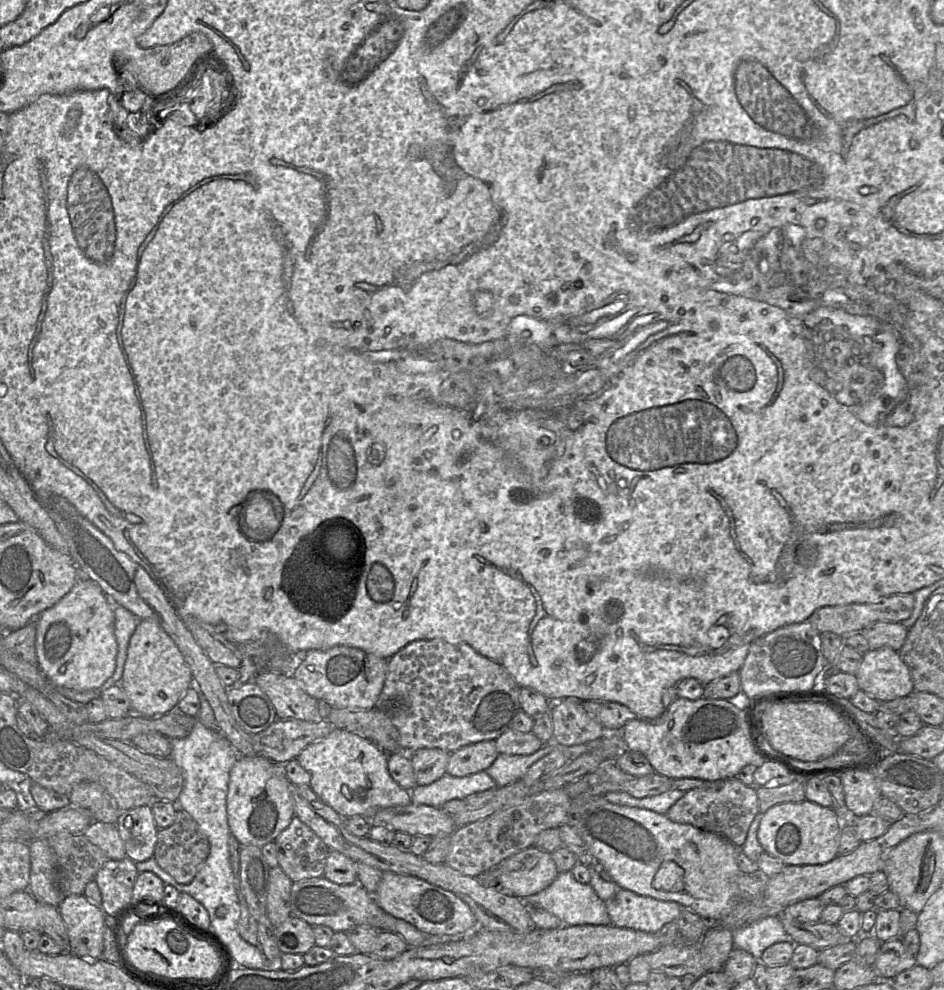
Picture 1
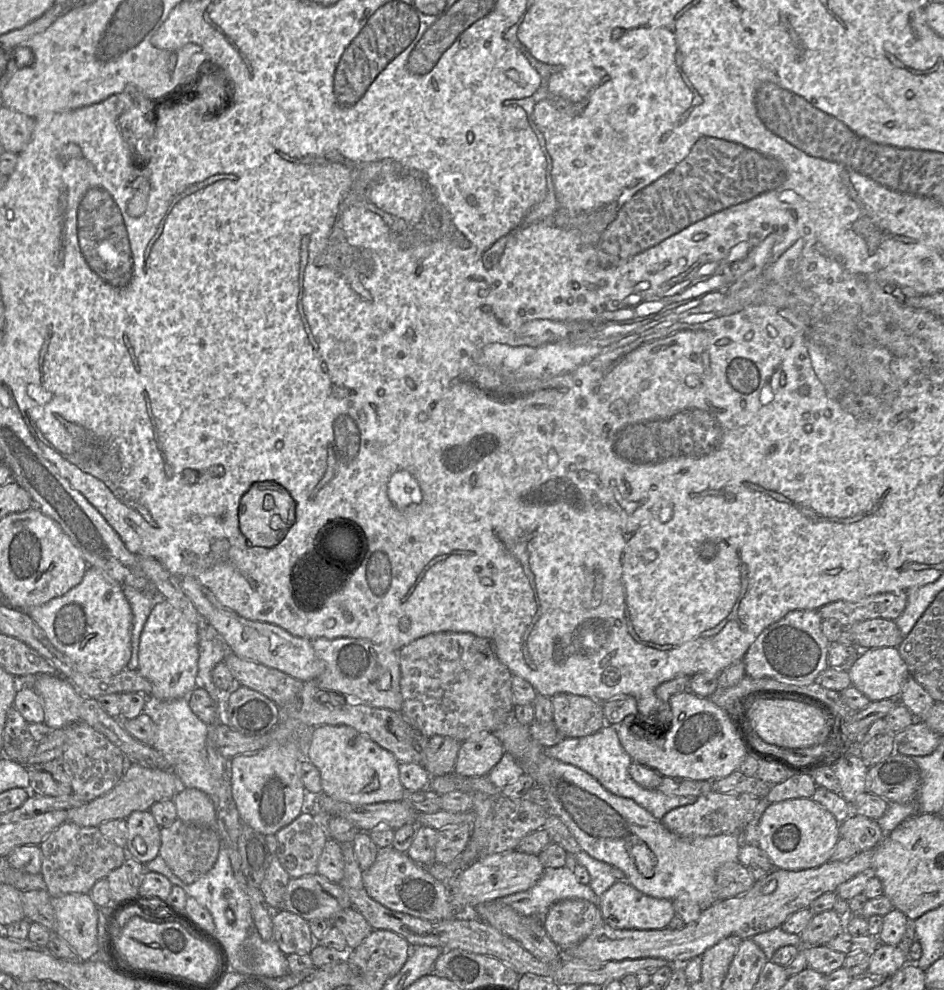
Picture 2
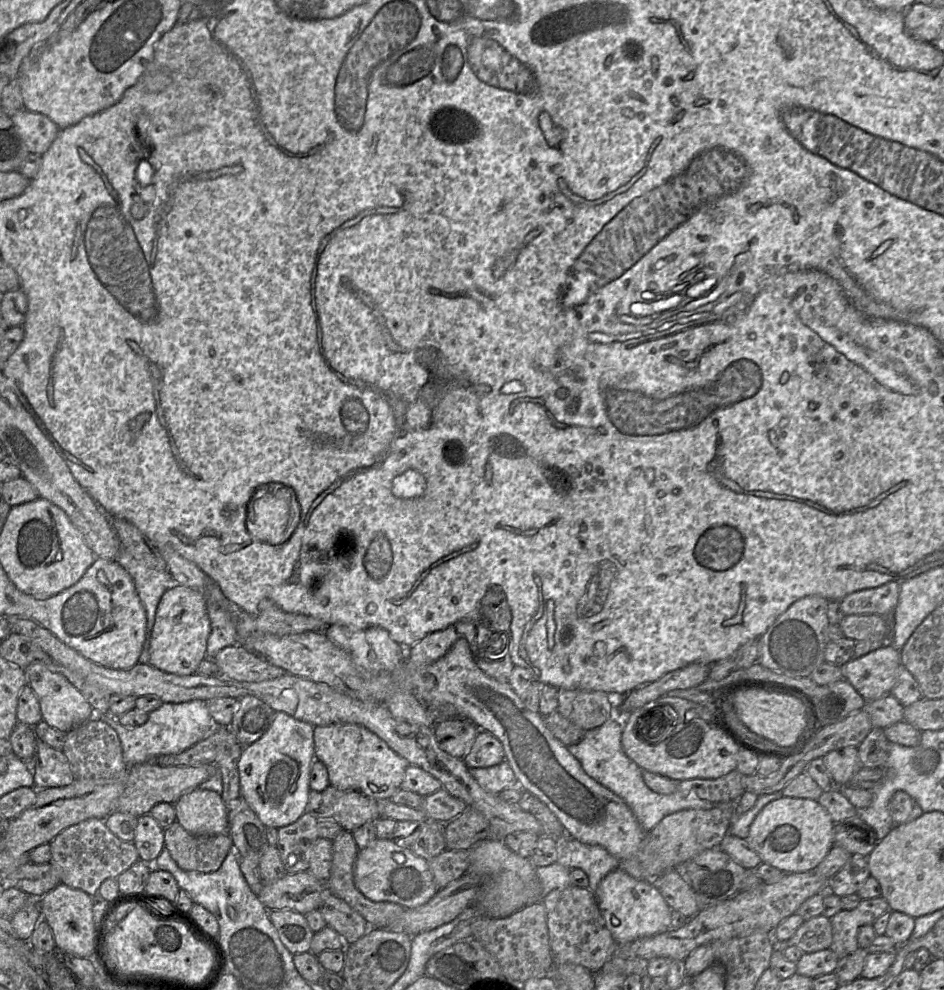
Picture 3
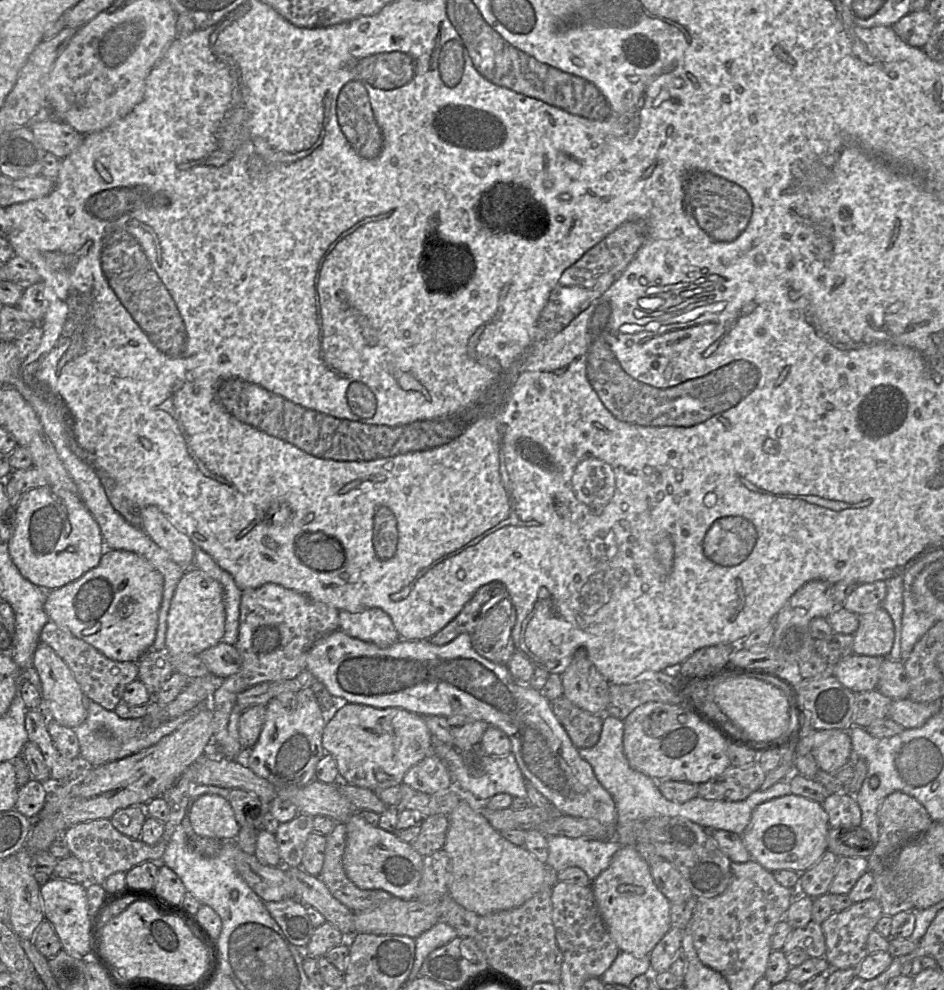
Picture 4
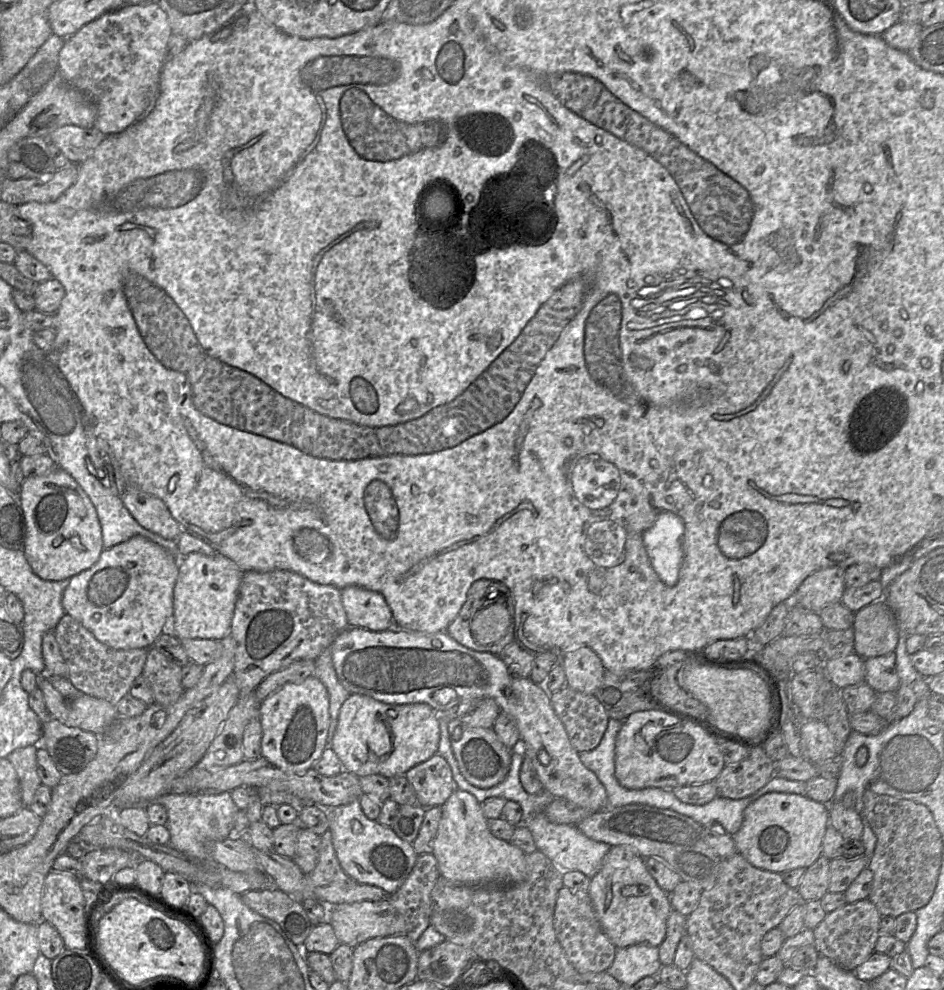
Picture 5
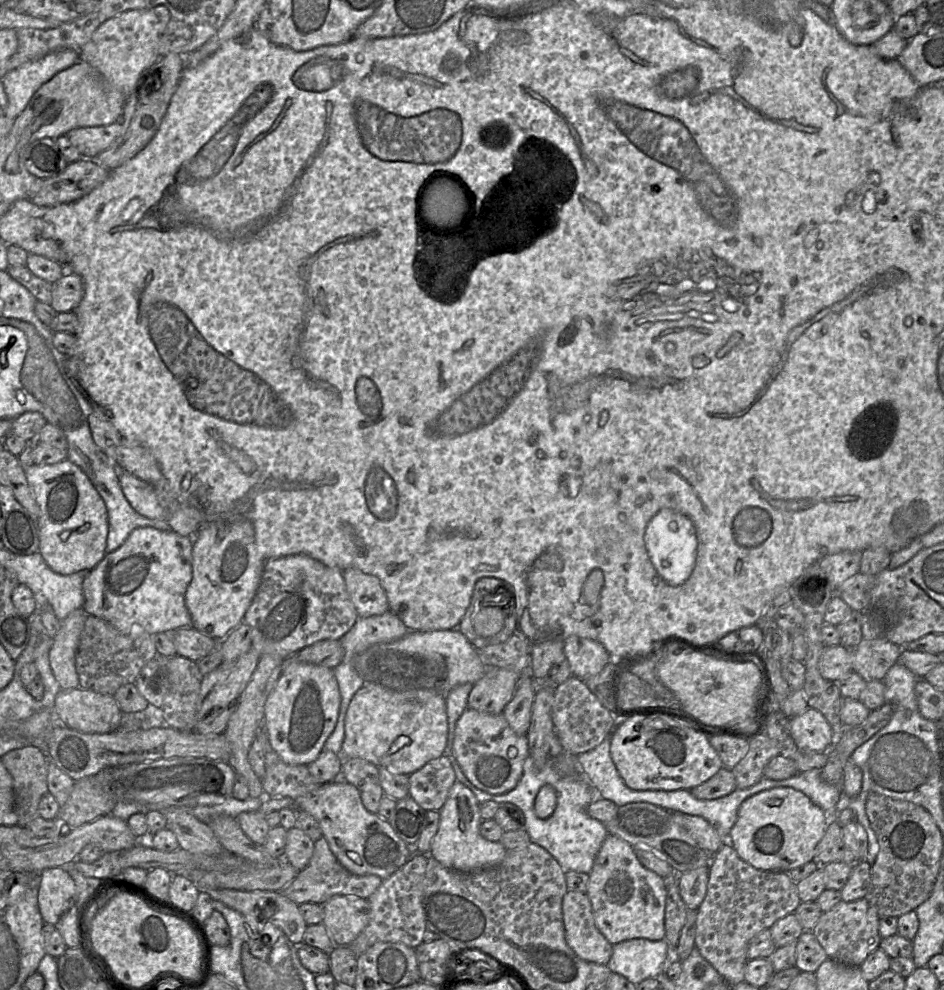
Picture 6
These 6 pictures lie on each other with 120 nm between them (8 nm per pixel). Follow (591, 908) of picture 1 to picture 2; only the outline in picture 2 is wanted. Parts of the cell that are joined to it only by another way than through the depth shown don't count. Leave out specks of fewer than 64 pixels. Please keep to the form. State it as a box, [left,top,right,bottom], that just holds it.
[494,863,599,917]

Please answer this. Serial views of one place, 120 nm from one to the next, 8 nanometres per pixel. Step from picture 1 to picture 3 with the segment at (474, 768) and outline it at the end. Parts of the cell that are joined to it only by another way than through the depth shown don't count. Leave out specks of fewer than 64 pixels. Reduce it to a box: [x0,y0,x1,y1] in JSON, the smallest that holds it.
[463,729,505,768]

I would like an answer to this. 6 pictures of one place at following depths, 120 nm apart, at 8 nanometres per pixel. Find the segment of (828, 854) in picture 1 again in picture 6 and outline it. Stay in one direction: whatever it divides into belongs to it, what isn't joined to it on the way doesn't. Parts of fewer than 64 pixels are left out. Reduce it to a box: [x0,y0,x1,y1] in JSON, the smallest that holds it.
[728,787,826,872]

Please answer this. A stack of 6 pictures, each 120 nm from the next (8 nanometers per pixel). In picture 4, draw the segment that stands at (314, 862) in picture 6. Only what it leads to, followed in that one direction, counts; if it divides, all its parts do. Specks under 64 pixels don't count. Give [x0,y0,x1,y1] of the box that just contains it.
[319,823,392,912]

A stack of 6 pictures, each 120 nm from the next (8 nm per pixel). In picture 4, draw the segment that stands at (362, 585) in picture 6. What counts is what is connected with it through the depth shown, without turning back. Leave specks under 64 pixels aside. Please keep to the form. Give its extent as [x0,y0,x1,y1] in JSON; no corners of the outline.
[339,608,400,648]

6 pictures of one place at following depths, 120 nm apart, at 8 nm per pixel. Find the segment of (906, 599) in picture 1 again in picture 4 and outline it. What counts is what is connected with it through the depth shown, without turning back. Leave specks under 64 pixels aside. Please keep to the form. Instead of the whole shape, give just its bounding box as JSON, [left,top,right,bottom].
[843,580,887,615]

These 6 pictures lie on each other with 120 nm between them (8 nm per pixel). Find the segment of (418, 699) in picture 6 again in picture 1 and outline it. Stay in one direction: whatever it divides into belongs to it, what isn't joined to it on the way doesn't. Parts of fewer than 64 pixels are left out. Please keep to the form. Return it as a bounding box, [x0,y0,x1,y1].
[295,728,411,820]

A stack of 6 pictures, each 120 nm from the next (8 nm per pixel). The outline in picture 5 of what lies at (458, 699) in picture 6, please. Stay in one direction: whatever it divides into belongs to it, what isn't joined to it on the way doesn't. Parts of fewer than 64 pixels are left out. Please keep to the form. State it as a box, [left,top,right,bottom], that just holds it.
[436,710,612,878]

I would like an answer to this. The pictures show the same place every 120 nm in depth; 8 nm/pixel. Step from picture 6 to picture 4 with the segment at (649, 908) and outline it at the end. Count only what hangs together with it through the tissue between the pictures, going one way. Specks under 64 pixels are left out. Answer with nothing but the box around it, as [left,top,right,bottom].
[591,845,672,958]

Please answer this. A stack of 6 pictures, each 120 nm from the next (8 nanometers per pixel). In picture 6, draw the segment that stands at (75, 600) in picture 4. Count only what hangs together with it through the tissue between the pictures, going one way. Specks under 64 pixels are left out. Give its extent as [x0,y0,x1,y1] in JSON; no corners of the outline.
[83,527,193,637]

